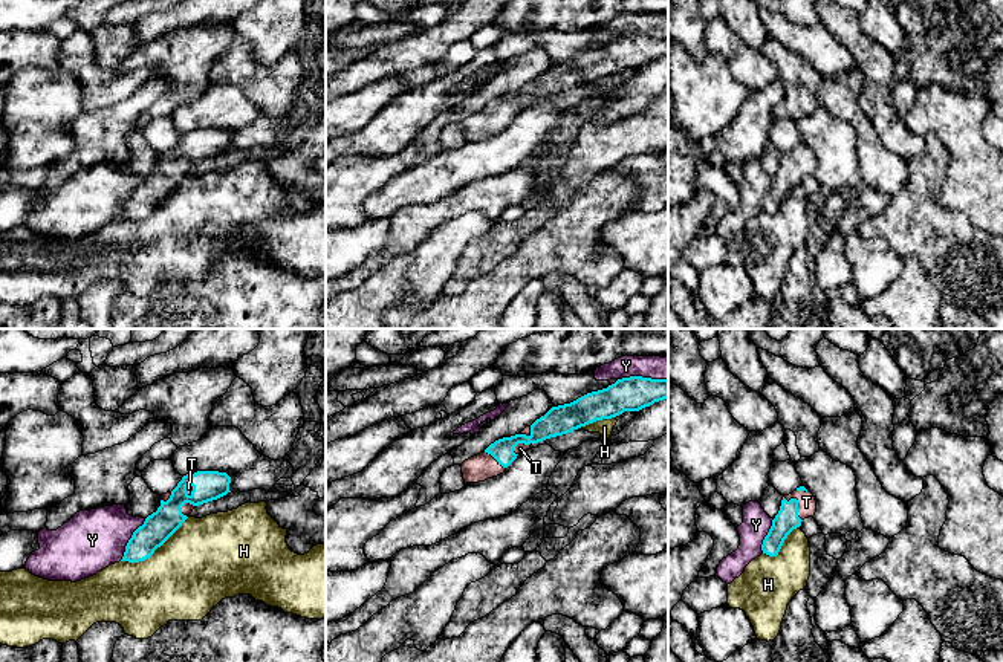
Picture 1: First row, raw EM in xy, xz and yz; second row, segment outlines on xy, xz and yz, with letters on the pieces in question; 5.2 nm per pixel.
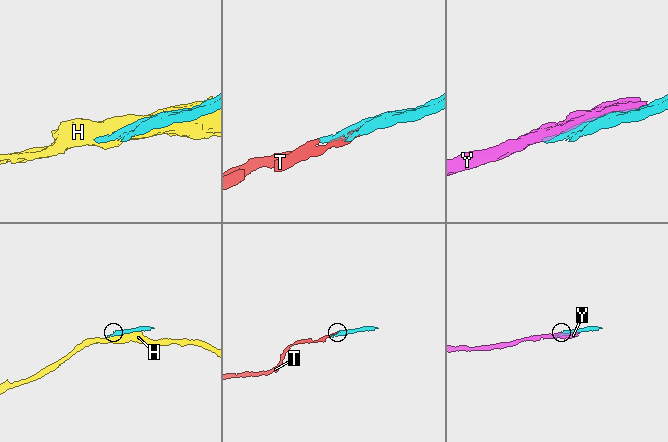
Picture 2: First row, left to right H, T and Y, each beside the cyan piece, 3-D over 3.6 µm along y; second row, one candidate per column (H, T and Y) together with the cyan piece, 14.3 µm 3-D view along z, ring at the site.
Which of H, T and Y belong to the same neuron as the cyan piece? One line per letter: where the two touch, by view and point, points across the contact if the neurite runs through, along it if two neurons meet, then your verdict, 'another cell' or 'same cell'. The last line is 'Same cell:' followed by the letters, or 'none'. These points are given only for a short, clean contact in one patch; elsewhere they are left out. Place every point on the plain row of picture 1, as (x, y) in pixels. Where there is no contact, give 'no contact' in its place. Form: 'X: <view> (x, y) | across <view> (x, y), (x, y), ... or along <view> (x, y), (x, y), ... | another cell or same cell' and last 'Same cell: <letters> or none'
H: xy (155, 207) | another cell
T: yz (797, 161) | same cell
Y: xz (642, 35) | another cell
Same cell: T

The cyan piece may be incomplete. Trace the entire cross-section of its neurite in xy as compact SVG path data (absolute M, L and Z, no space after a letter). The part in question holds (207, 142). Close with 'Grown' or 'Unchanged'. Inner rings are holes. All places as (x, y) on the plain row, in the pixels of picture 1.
M219 128L183 133L171 150L161 153L157 168L133 190L121 219L139 220L150 216L182 183L196 164L231 150L229 141L231 135Z. Grown

